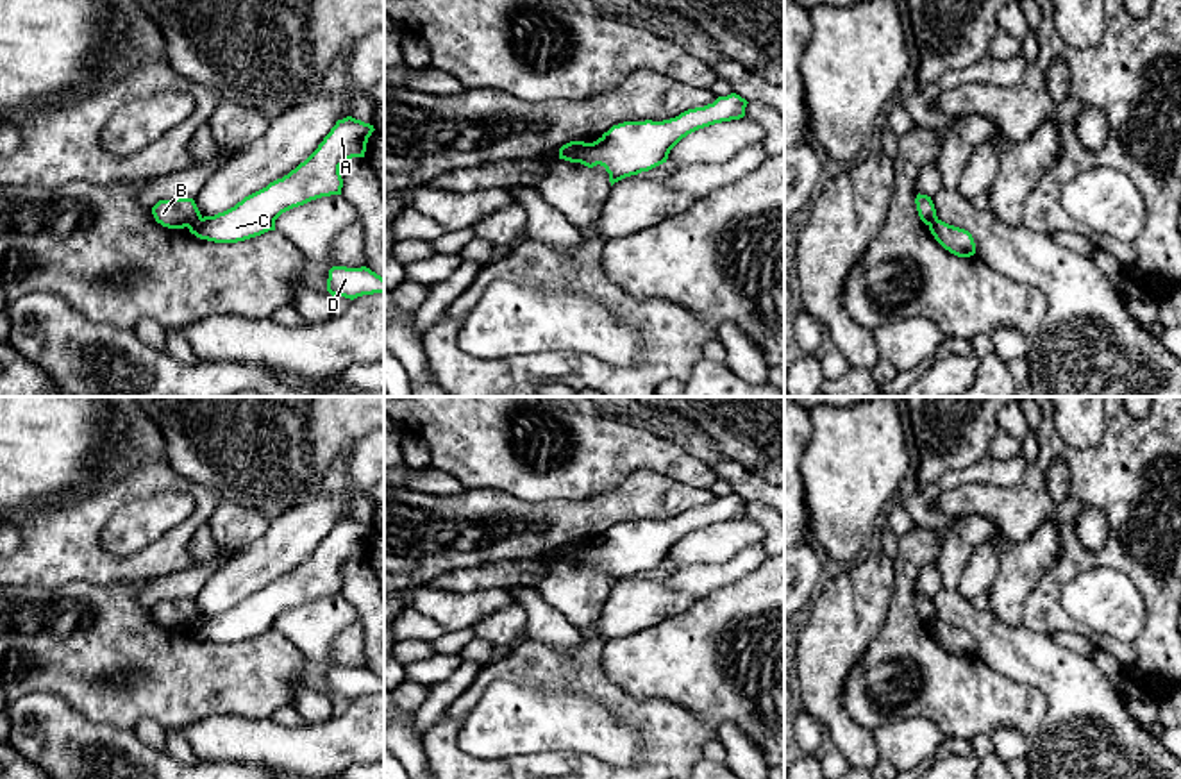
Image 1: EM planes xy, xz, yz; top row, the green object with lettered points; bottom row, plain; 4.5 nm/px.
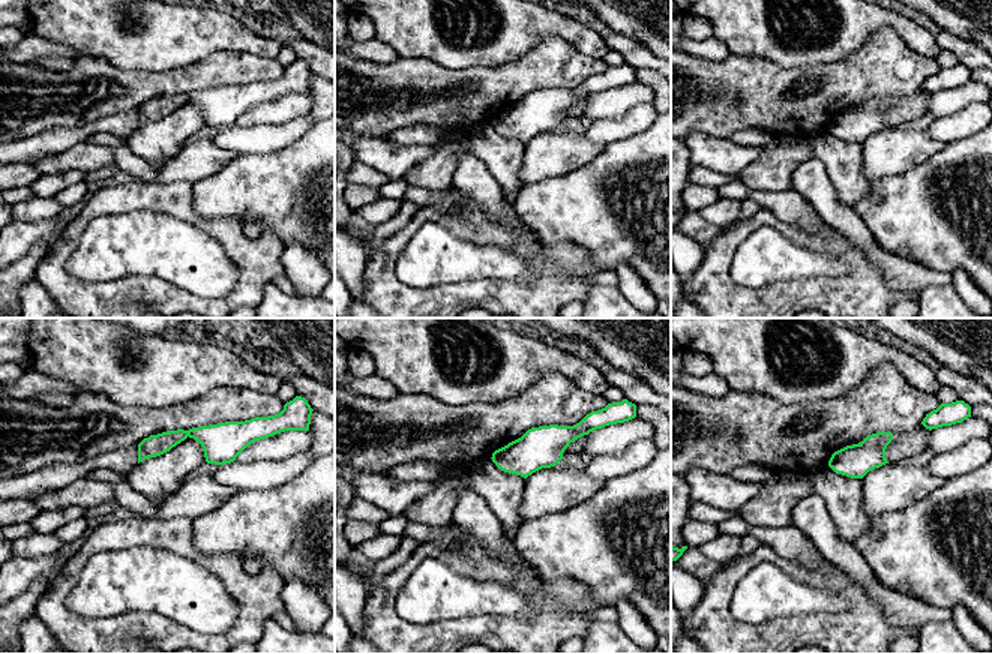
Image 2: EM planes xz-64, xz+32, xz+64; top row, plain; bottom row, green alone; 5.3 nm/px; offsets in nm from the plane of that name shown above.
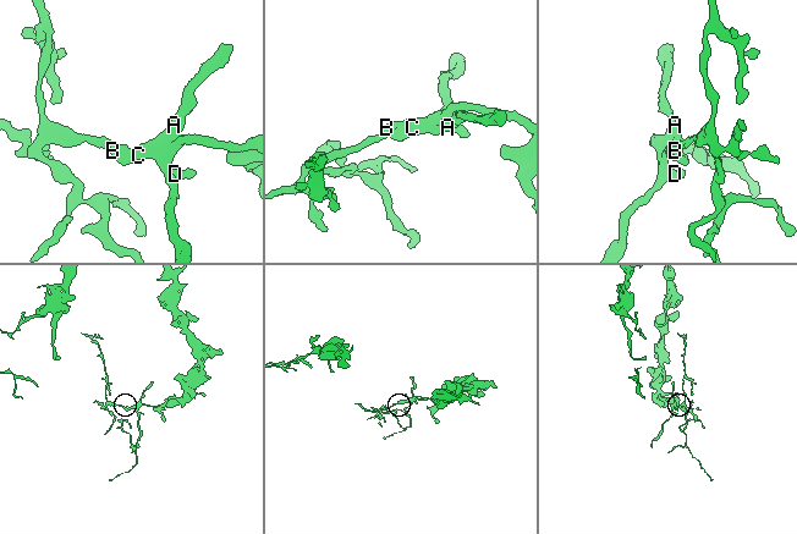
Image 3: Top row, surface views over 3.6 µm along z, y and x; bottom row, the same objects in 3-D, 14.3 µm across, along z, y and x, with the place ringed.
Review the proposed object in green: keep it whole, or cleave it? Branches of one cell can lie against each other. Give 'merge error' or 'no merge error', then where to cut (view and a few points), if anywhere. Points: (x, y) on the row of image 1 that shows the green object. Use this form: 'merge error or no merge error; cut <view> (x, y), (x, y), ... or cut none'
merge error; cut xz (590, 143), (574, 161)

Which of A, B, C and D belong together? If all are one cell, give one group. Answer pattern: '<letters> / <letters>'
A C D / B

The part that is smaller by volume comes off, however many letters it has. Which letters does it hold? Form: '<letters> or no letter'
B

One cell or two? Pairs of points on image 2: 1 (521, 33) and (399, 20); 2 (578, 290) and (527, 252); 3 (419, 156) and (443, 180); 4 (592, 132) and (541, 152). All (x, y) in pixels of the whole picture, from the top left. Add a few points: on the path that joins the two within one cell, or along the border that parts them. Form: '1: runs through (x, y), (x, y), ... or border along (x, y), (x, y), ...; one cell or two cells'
1: runs through (491, 47), (468, 53), (450, 51), (429, 33); one cell
2: runs through (569, 275), (551, 254), (542, 252); one cell
3: border along (434, 146), (432, 152), (404, 176); two cells
4: border along (580, 131), (589, 140), (604, 147); two cells

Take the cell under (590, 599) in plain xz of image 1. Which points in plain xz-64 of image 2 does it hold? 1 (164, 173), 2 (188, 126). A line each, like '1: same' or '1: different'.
1: different
2: same

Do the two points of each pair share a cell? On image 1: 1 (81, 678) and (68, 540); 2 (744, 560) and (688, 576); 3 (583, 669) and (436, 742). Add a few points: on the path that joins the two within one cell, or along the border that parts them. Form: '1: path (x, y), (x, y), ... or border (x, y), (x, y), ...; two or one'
1: border (115, 583), (68, 581), (58, 586), (31, 586); two
2: path (729, 572), (703, 576); one
3: path (544, 665), (495, 669), (461, 703); one

